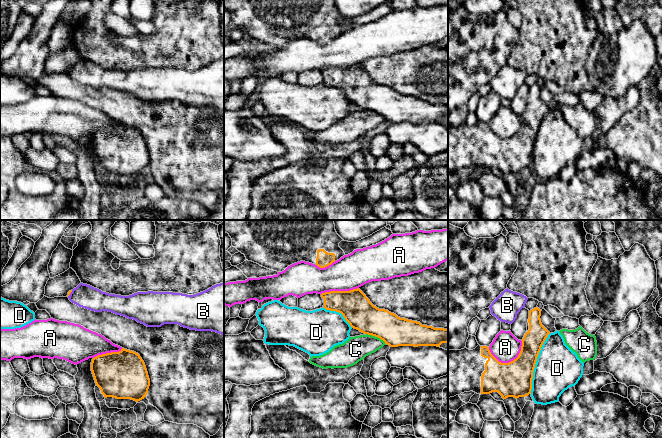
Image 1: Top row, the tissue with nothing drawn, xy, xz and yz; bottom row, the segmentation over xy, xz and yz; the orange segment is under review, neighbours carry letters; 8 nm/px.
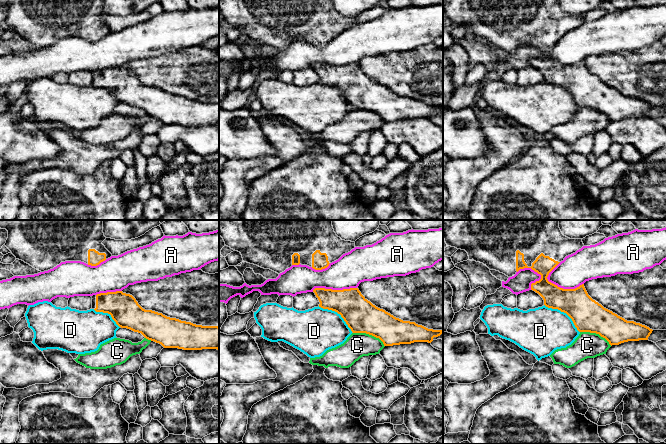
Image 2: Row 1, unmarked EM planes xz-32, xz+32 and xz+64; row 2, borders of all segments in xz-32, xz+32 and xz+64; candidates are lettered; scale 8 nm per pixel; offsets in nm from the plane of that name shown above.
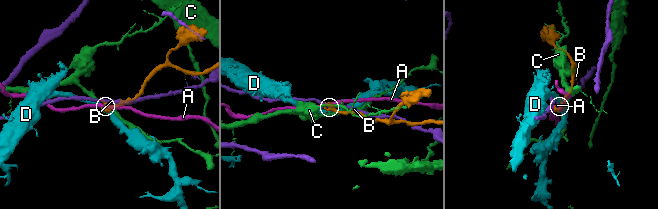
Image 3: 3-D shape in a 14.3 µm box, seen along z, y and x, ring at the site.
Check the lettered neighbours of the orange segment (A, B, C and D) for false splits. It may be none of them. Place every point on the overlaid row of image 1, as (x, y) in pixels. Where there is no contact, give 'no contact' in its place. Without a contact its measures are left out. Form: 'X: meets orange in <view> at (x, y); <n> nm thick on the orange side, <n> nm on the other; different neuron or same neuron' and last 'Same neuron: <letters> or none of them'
A: meets orange in yz at (509, 362); 280 nm thick on the orange side, 220 nm on the other; different neuron
B: meets orange in xy at (70, 292); 20 nm thick on the orange side, 190 nm on the other; different neuron
C: meets orange in xz at (376, 336); 240 nm thick on the orange side, 200 nm on the other; different neuron
D: meets orange in yz at (535, 363); 280 nm thick on the orange side, 360 nm on the other; different neuron
Same neuron: none of them

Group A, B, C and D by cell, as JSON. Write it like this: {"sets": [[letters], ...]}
{"sets": [["A"], ["B"], ["C"], ["D"]]}

